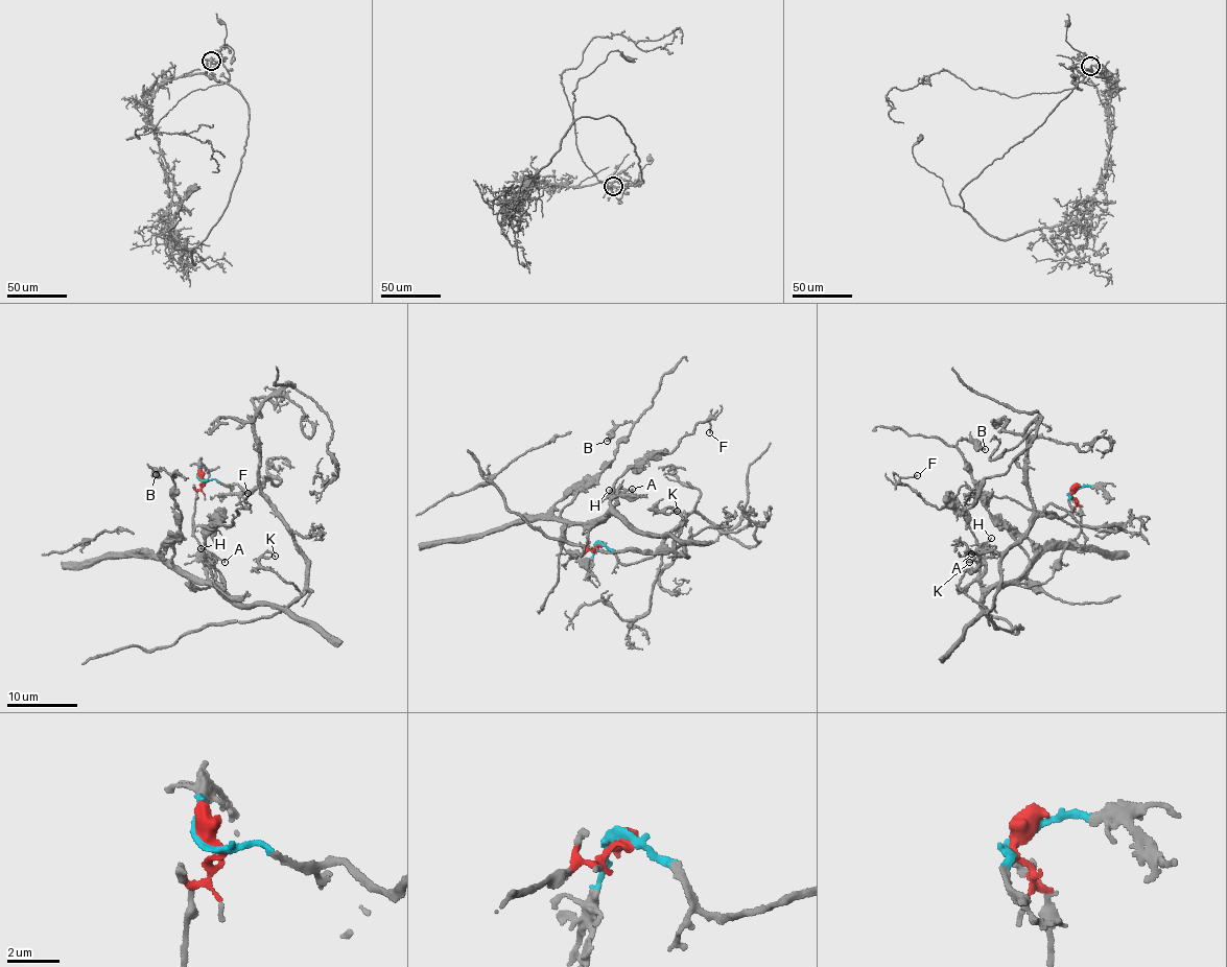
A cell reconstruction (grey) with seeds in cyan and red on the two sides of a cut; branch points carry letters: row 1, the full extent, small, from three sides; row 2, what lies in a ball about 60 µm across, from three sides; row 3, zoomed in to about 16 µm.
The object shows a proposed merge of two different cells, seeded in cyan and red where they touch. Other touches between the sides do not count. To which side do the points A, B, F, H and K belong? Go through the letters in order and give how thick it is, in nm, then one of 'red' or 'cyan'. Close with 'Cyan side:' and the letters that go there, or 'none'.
A: calibre 170 nm; red
B: calibre 360 nm; red
F: calibre 140 nm; red
H: calibre 90 nm; red
K: calibre 140 nm; cyan
Cyan side: K

